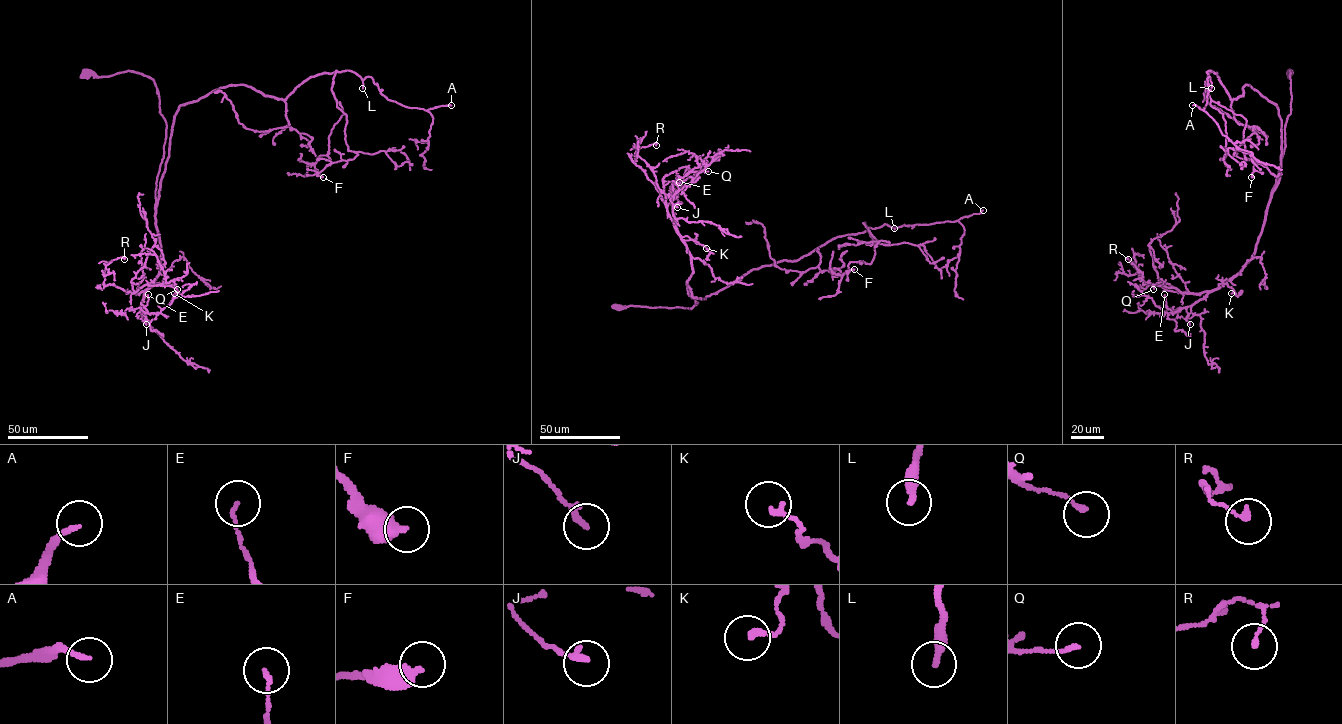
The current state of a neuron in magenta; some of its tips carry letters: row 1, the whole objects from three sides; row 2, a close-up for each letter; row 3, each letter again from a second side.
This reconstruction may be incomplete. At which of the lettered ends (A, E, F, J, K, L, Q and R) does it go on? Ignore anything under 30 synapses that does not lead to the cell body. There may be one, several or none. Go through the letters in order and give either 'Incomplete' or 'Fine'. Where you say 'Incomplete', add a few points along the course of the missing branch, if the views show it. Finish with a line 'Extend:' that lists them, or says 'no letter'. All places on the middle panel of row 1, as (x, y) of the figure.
A: Incomplete. Course of what is missing: (983, 210), (1003, 209), (1017, 203), (1023, 207), (1052, 210)
E: Fine
F: Fine
J: Fine
K: Fine
L: Incomplete. Course of what is missing: (894, 228), (882, 219), (826, 203), (801, 204), (778, 199), (753, 209), (730, 211), (691, 185)
Q: Fine
R: Fine
Extend: A, L

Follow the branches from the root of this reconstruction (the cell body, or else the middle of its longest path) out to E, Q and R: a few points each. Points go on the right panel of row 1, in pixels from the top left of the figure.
E: (1288, 74), (1292, 98), (1285, 149), (1255, 252), (1236, 274), (1189, 306), (1172, 312), (1166, 307), (1164, 294)
Q: (1288, 74), (1292, 98), (1285, 149), (1252, 259), (1210, 291), (1181, 293), (1163, 285), (1153, 286), (1153, 289)
R: (1288, 74), (1292, 98), (1285, 149), (1252, 259), (1220, 286), (1199, 293), (1147, 285), (1128, 259)

